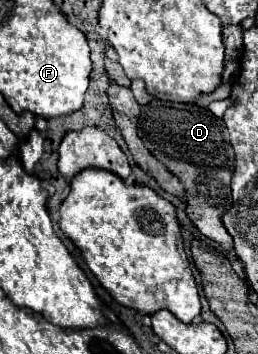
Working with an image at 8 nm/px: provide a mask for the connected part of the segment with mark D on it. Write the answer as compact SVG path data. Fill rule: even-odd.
M151 100L141 106L137 134L145 148L185 186L185 212L195 228L231 252L233 242L221 222L223 210L229 208L229 182L233 176L233 148L229 146L225 122L197 104L165 104L161 100Z

